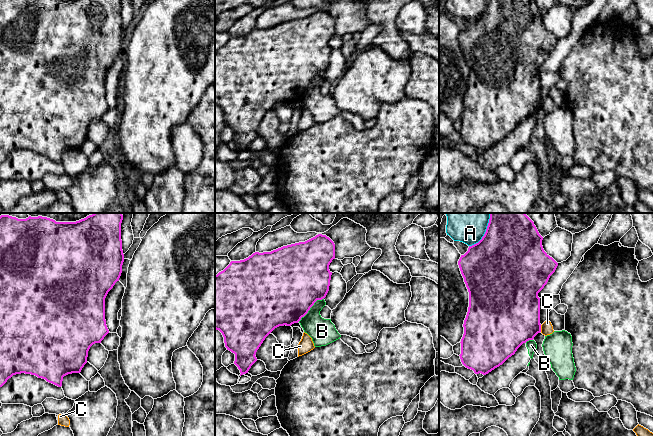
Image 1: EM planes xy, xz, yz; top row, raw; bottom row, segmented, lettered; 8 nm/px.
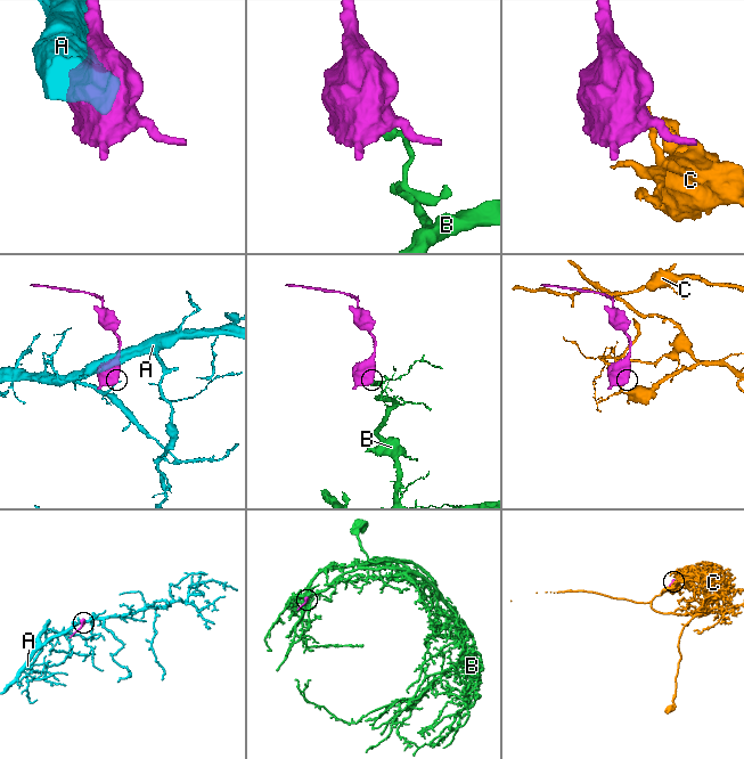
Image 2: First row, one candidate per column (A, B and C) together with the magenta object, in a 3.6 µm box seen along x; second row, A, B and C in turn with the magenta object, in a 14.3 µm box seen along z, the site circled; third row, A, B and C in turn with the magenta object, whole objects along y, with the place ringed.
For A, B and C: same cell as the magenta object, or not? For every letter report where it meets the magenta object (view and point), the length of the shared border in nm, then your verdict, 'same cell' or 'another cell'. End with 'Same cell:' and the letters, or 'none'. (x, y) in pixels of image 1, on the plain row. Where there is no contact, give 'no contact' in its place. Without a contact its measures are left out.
A: meets magenta in yz at (482, 13); contact 240 nm long; another cell
B: meets magenta in xz at (310, 83); contact 280 nm long; another cell
C: meets magenta in yz at (540, 104); contact 60 nm long; another cell
Same cell: none

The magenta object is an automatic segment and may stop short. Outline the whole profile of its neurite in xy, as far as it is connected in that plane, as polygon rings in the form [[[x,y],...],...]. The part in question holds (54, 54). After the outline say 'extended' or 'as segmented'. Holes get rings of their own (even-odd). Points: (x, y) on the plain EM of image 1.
[[[0,0],[0,163],[16,150],[31,150],[58,163],[63,153],[80,149],[87,139],[88,127],[109,109],[105,96],[105,74],[119,57],[124,30],[121,0]]] | as segmented

